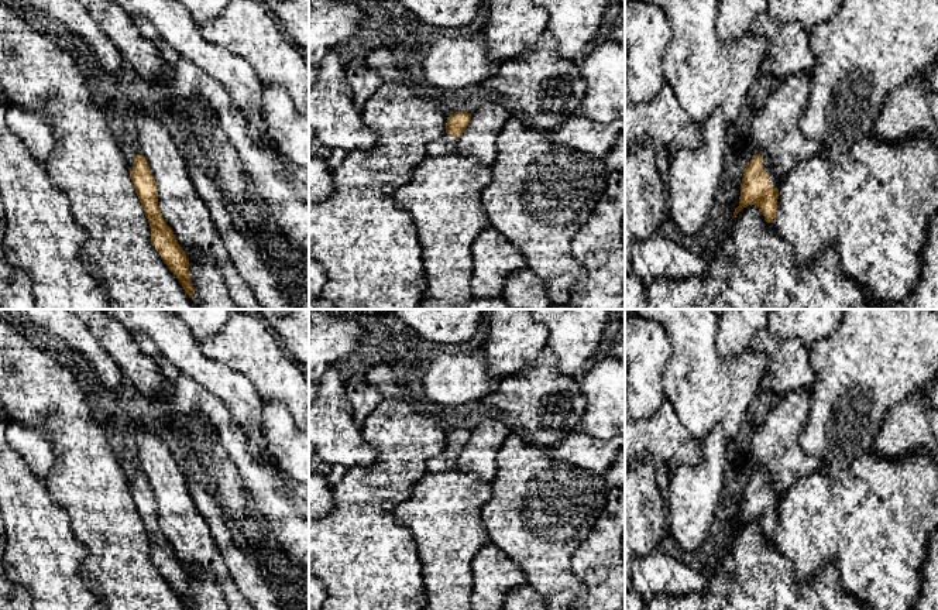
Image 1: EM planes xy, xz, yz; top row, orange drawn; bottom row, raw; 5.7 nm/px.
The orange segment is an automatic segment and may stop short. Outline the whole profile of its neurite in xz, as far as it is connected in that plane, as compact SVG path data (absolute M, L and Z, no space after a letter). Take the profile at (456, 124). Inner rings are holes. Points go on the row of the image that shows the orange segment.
M456 112L447 119L446 133L427 145L427 155L444 155L456 151L458 137L465 131L471 120L471 113Z

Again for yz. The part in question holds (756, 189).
M755 154L745 168L741 184L741 201L732 219L749 205L756 205L767 223L777 212L780 181L772 174L766 155Z

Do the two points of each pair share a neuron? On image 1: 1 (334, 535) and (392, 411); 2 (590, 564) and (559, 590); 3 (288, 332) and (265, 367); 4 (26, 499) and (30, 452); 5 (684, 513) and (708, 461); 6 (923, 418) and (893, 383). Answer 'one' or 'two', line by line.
1: one
2: two
3: two
4: two
5: one
6: two

